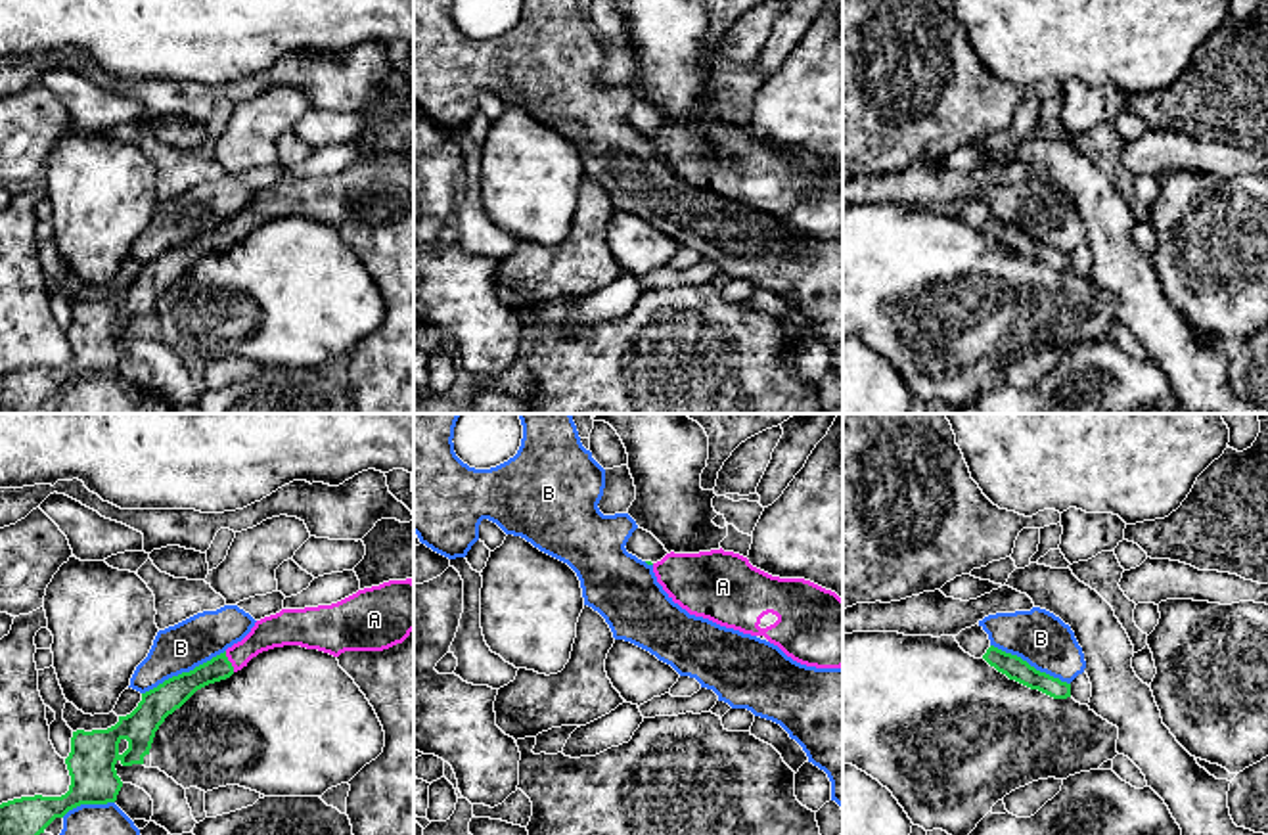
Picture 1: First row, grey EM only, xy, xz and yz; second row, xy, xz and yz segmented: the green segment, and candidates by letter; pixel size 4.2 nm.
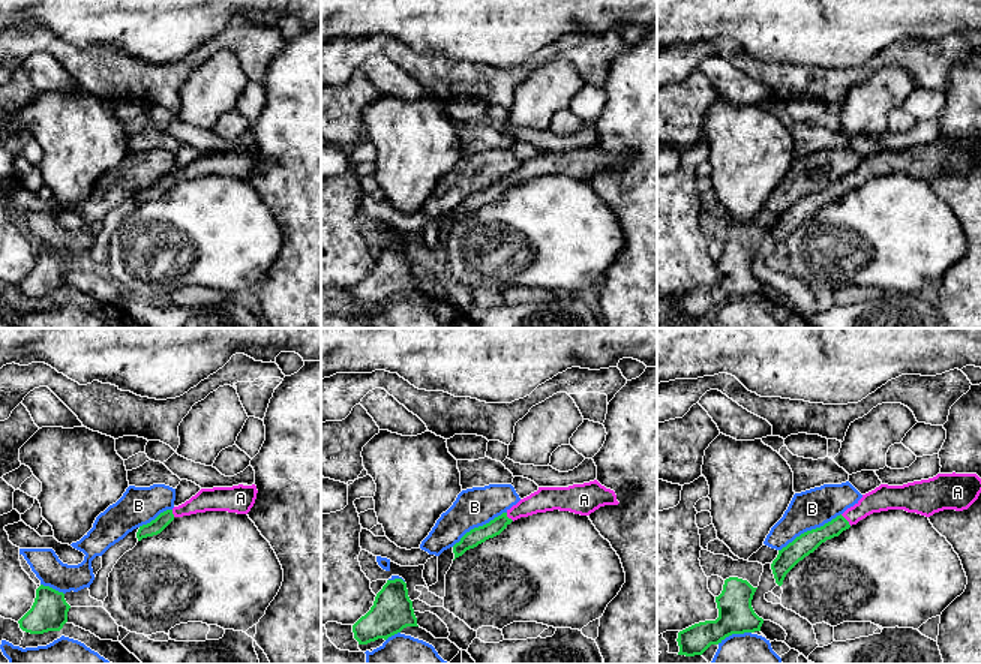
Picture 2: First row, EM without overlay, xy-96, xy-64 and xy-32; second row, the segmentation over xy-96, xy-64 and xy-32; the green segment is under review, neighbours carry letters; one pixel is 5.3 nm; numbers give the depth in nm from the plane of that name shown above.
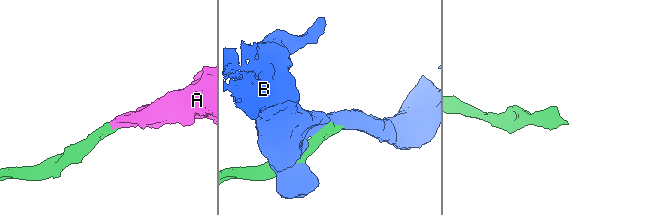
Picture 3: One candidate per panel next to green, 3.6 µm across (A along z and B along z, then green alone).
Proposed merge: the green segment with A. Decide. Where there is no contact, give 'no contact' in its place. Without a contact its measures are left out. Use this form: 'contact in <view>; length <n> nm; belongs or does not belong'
contact in xy; length 100 nm; belongs

